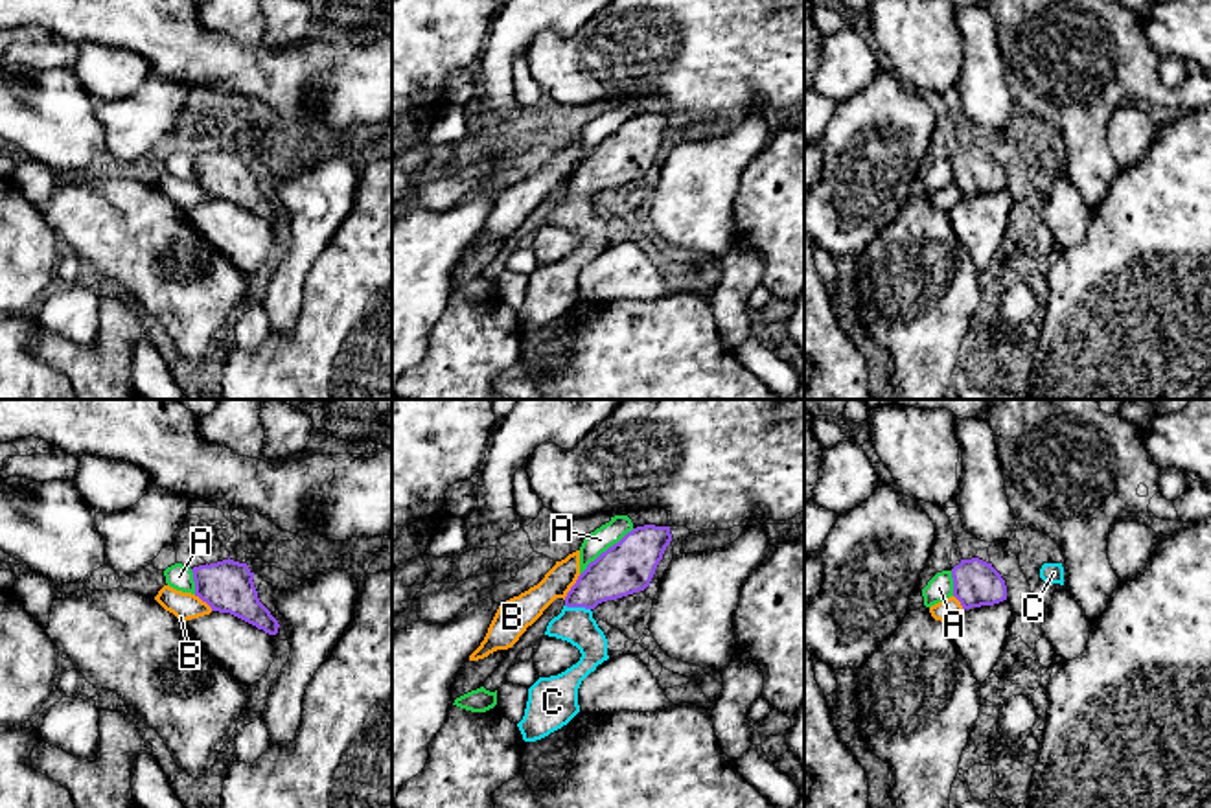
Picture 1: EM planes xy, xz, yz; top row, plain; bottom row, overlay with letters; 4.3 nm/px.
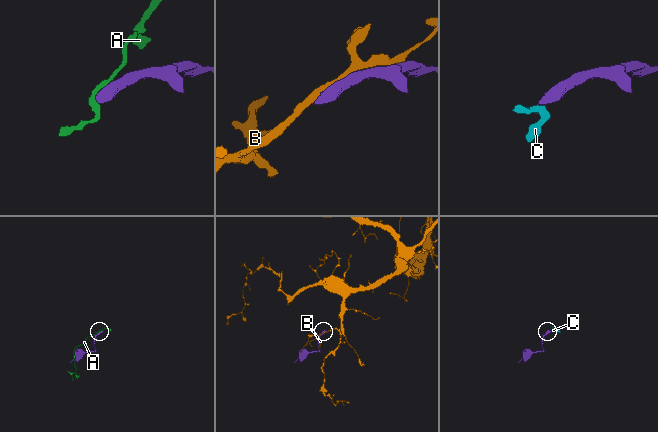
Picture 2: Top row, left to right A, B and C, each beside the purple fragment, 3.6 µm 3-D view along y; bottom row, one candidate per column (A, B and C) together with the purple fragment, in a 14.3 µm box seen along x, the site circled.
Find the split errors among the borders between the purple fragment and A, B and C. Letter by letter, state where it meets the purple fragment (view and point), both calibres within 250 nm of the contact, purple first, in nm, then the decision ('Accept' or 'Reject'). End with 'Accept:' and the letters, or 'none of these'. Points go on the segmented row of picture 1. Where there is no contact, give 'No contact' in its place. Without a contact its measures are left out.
A: Touches purple at xz (608, 549). Thickness 240 nm (purple) against 100 nm. Reject
B: Touches purple at xz (571, 588). Thickness 220 nm (purple) against 140 nm. Reject
C: Touches purple at xz (578, 606). Thickness 220 nm (purple) against 160 nm. Accept
Accept: C

